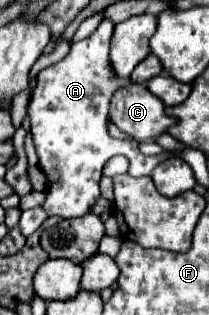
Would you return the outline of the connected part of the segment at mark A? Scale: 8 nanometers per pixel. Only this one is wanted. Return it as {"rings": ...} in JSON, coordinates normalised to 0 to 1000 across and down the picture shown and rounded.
{"rings":[[[483,67],[455,105],[378,137],[349,137],[330,168],[282,200],[187,232],[177,276],[129,333],[158,454],[187,498],[177,524],[225,568],[225,625],[206,638],[225,683],[340,695],[426,676],[435,651],[474,625],[493,524],[550,492],[598,492],[617,505],[612,549],[646,562],[722,556],[722,543],[751,530],[742,517],[828,498],[828,486],[694,498],[665,479],[656,448],[569,448],[522,429],[522,314],[541,289],[627,263],[627,251],[569,244],[531,213],[531,111],[541,73]]]}

